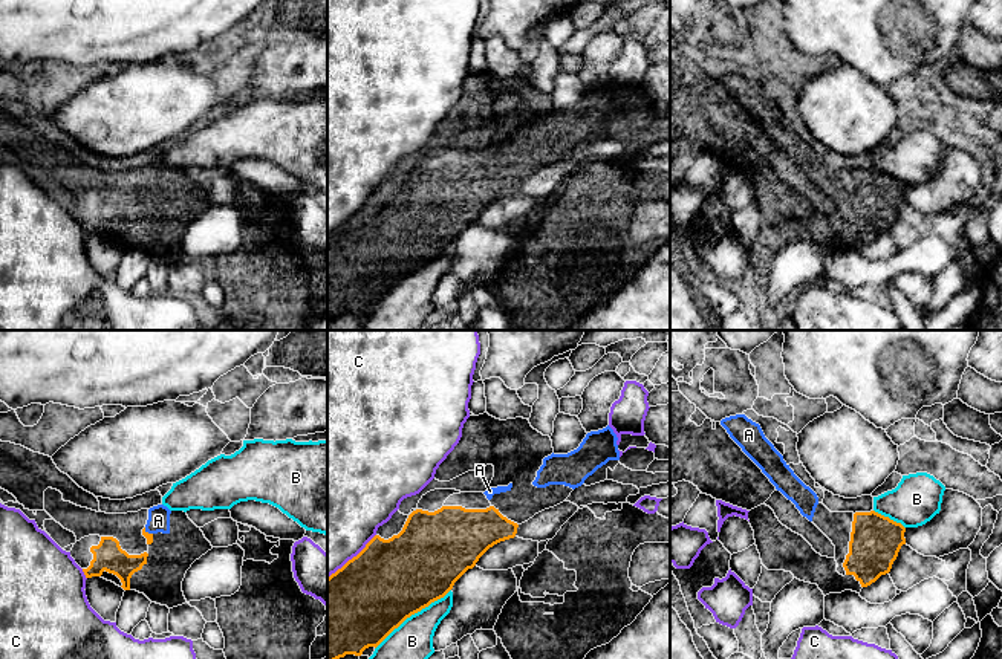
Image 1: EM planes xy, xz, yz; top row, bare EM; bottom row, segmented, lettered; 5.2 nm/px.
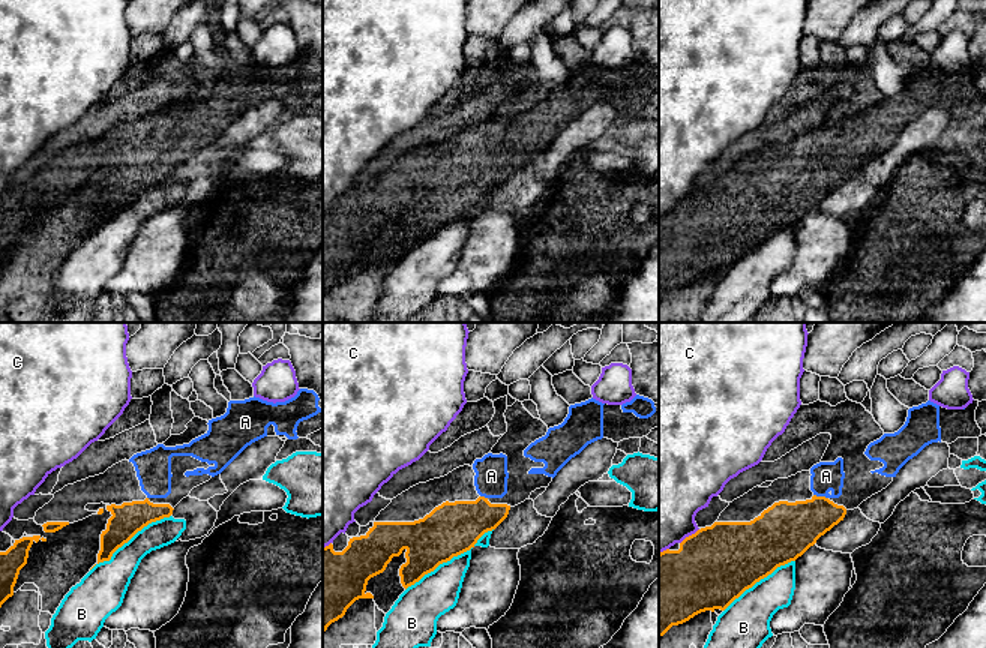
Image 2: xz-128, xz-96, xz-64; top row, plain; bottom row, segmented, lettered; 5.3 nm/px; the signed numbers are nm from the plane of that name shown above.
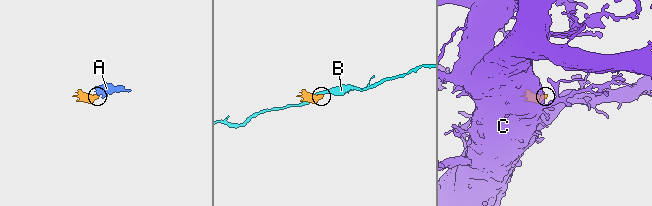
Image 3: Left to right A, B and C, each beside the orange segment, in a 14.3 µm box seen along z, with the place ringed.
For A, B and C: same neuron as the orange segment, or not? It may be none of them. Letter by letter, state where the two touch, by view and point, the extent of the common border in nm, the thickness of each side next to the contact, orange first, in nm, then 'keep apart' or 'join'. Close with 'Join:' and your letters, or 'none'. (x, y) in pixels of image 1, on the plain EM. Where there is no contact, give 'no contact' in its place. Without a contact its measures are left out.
A: meets orange in xy at (147, 190); contact 60 nm long; 40 nm thick on the orange side, 110 nm on the other; join
B: meets orange in xz at (412, 271); contact 500 nm long; 440 nm thick on the orange side, 240 nm on the other; keep apart
C: meets orange in xz at (354, 214); contact 340 nm long; 440 nm thick on the orange side, 500 nm on the other; keep apart
Join: A

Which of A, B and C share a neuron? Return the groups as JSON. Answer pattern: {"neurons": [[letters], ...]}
{"neurons": [["A"], ["B"], ["C"]]}

